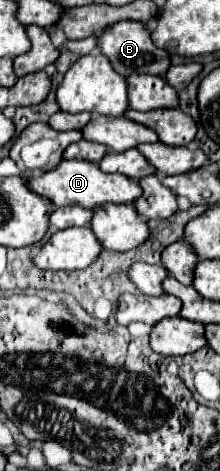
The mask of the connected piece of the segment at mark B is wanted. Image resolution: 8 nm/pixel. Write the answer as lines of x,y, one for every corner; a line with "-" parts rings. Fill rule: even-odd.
119,21
101,31
97,35
97,45
101,47
101,53
109,59
113,69
127,77
131,73
149,73
149,75
163,75
169,67
169,53
165,49
159,49
151,43
149,31
145,23
141,21

